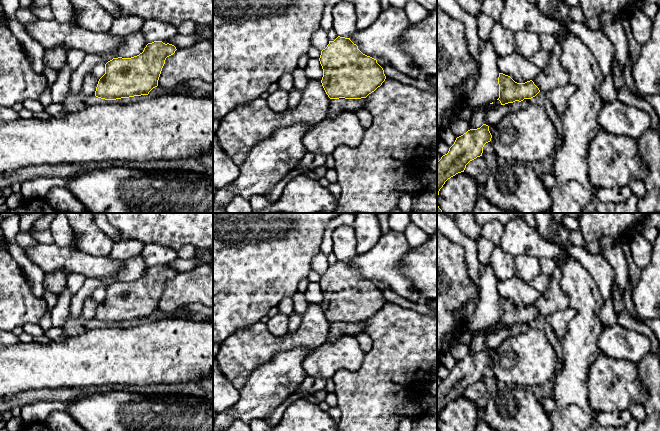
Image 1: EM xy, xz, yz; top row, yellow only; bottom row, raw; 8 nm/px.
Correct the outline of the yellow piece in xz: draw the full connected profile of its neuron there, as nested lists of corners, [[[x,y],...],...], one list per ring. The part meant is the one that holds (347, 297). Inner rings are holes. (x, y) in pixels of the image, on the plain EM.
[[[350,262],[329,265],[319,282],[323,293],[322,310],[330,323],[361,323],[385,305],[377,284],[363,278]]]

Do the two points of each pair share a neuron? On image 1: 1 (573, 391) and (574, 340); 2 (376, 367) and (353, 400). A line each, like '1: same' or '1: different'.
1: same
2: same

